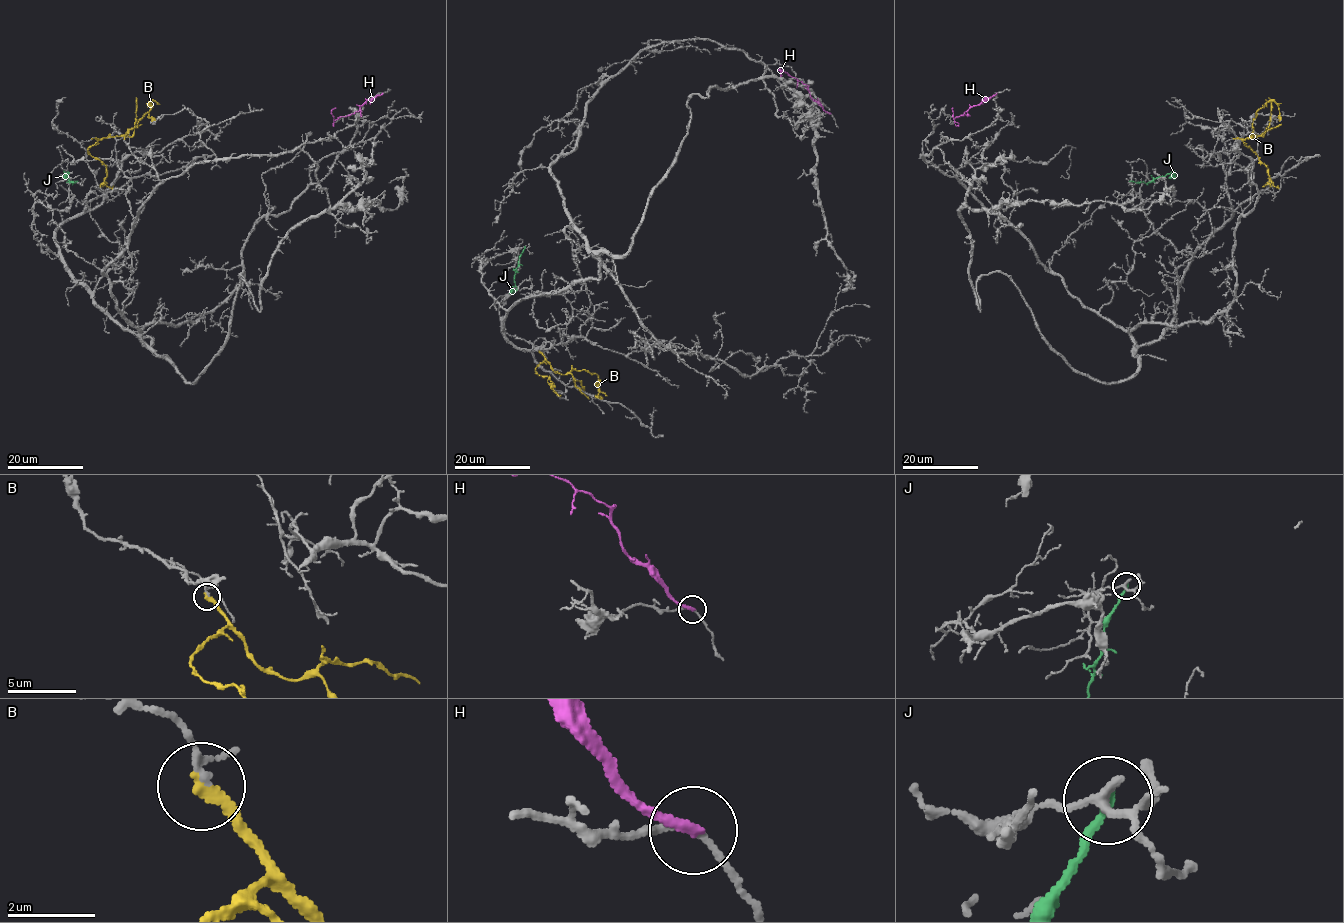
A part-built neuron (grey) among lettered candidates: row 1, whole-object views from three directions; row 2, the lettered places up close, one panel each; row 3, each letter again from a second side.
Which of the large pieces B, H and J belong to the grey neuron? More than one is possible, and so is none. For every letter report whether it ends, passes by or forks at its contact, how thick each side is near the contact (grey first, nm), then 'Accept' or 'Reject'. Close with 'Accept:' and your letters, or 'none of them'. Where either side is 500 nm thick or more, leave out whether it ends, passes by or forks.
B: It ends there. Thickness 130 nm (grey) against 240 nm. Reject
H: It ends there. Thickness 140 nm (grey) against 220 nm. Reject
J: It ends there. Thickness 160 nm (grey) against 200 nm. Reject
Accept: none of them

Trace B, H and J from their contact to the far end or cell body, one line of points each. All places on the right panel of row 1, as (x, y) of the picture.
B: (1234, 138), (1257, 136), (1252, 133), (1252, 120), (1269, 101), (1276, 104), (1280, 120)
H: (996, 93), (954, 120), (953, 108)
J: (1130, 181), (1150, 183), (1160, 176), (1175, 175)

